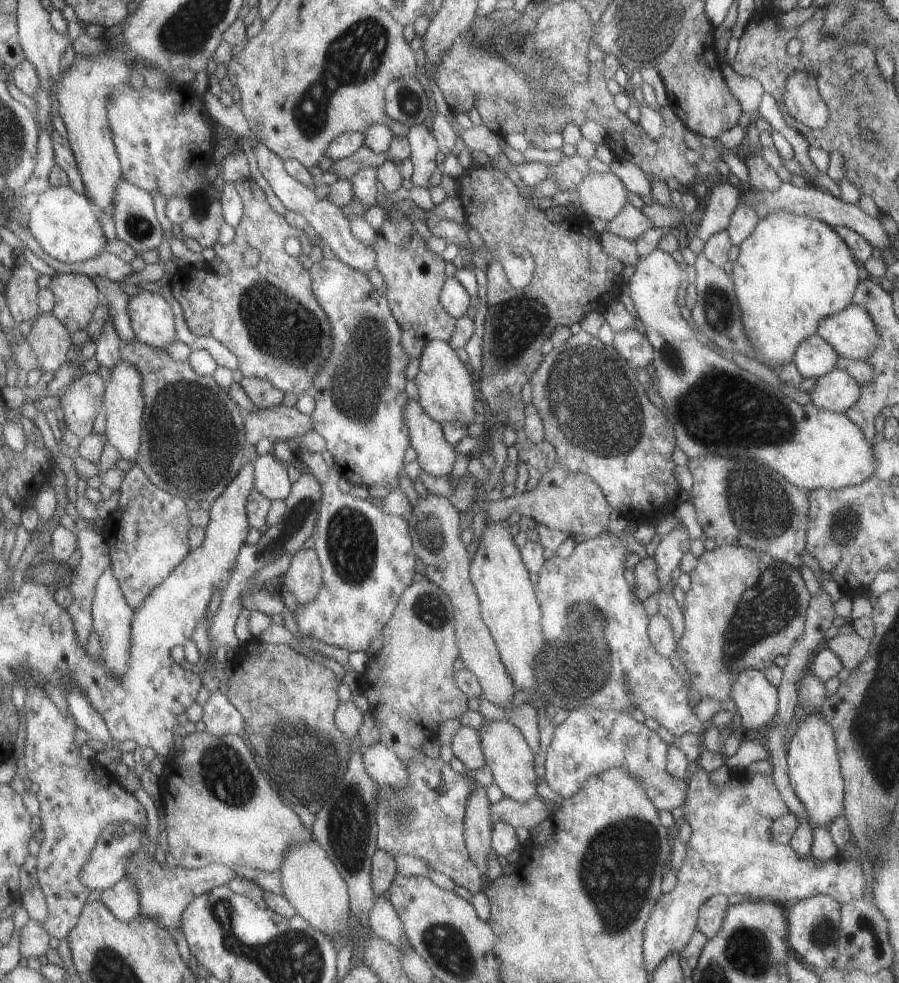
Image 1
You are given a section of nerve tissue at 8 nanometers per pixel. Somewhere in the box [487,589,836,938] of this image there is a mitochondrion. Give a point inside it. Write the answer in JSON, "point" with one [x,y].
{"point":[584,669]}

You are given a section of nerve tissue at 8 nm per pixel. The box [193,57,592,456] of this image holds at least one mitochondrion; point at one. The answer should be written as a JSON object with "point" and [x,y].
{"point":[279,324]}

